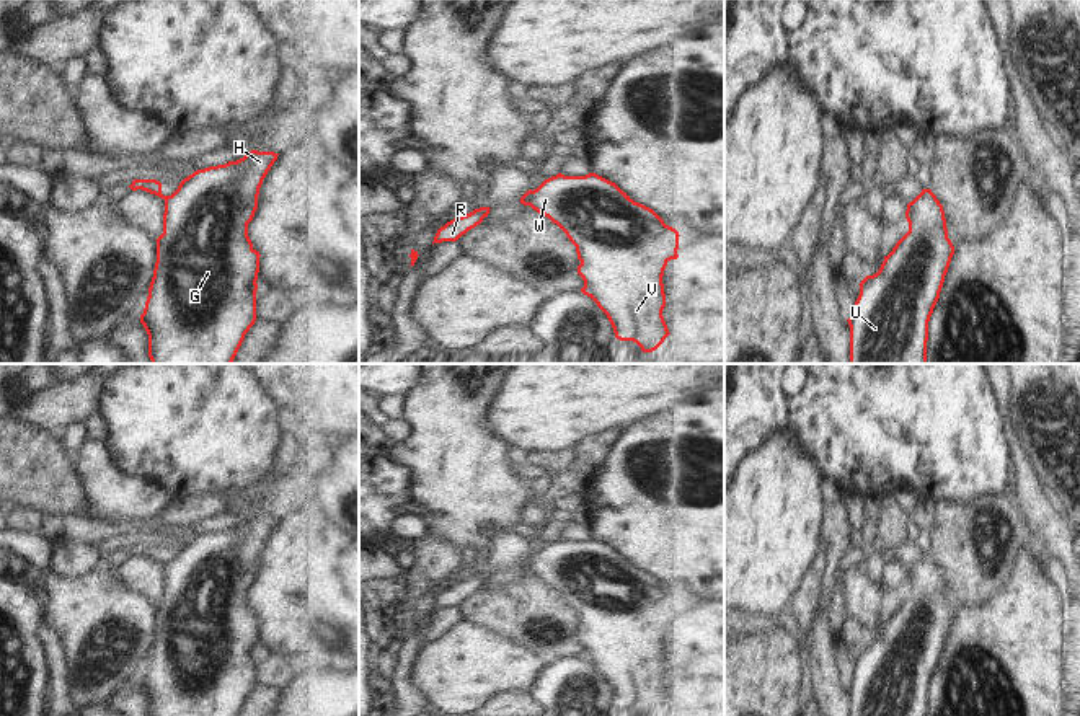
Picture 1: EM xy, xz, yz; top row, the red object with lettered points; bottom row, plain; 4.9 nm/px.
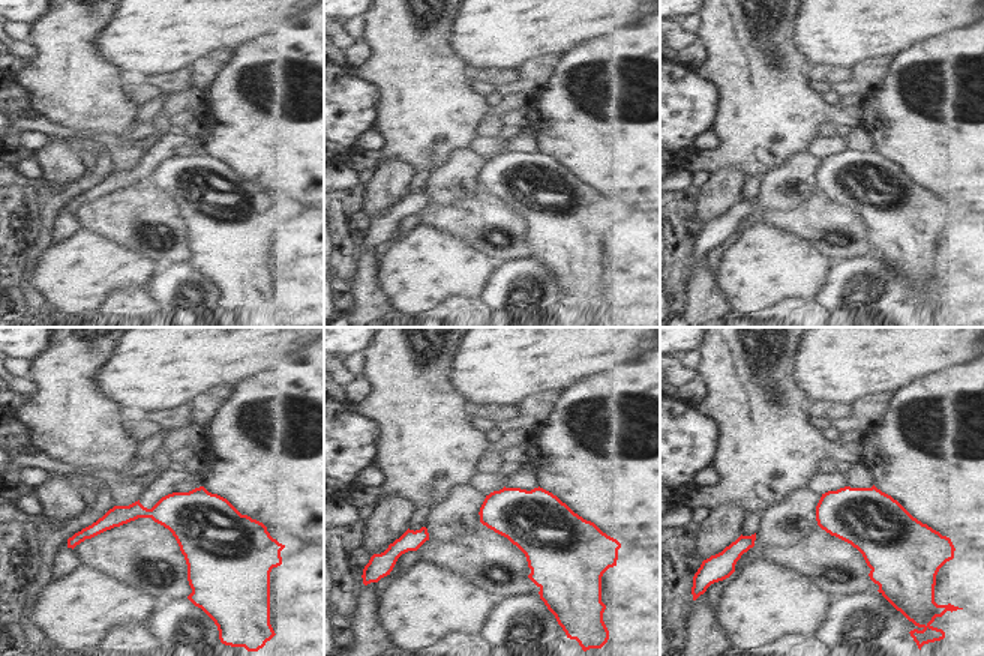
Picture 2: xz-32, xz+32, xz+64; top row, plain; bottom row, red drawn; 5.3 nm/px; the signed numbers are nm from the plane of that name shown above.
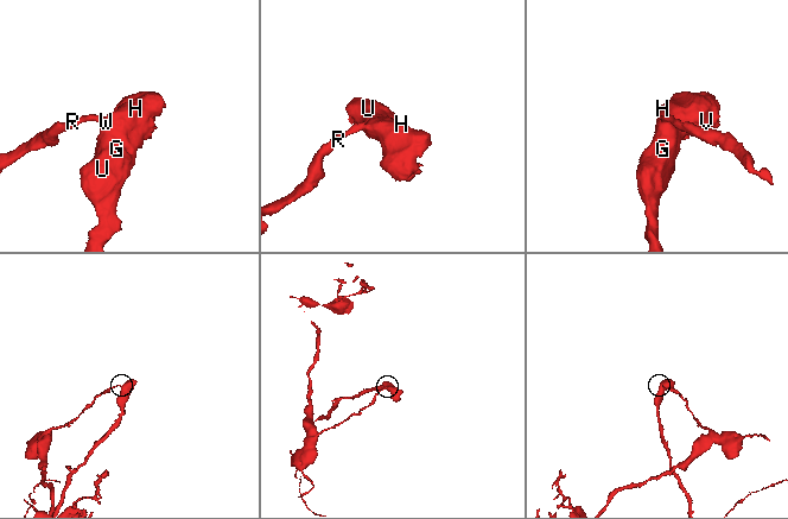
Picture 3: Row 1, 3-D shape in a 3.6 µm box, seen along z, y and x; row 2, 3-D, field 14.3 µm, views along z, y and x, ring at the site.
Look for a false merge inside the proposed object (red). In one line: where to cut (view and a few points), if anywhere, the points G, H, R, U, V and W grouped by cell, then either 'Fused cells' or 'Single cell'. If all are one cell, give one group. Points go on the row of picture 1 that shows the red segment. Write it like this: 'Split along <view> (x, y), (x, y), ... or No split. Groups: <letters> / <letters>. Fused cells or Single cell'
Split along xz (532, 191), (527, 204). Groups: G H U V W / R. Fused cells.

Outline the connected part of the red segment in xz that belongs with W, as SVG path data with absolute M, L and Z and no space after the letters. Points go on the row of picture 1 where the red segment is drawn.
M558 173L532 191L529 206L556 223L576 246L578 274L584 281L581 292L607 315L615 338L636 343L643 352L656 351L671 334L662 316L662 276L667 263L679 258L679 232L595 173Z

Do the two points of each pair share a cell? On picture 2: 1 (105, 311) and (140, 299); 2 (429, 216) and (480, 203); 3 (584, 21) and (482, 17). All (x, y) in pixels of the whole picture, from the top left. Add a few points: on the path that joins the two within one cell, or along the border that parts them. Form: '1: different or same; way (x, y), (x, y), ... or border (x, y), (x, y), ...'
1: same; way (114, 309), (131, 306)
2: same; way (441, 216), (468, 215)
3: same; way (558, 17), (507, 17)

